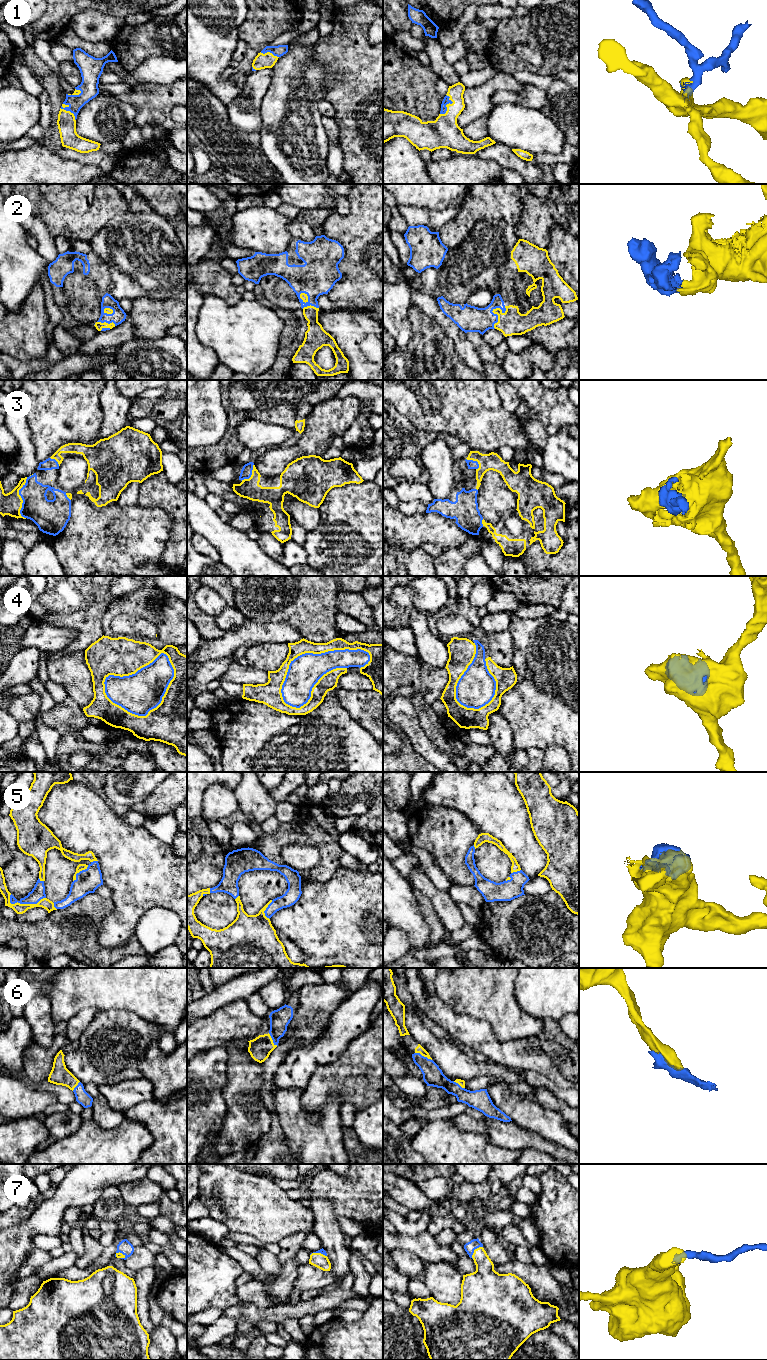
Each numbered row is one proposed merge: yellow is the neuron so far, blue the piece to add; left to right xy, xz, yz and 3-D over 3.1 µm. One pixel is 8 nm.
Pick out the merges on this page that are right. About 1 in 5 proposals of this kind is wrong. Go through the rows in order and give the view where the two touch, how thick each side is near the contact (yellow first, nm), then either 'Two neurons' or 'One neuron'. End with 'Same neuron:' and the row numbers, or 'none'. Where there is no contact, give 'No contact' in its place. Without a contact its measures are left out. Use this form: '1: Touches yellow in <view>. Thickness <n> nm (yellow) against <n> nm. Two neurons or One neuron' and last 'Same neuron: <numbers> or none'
1: Touches yellow in xy. Thickness 150 nm (yellow) against 150 nm. One neuron
2: Touches yellow in yz. Thickness 200 nm (yellow) against 200 nm. One neuron
3: Touches yellow in xy. Thickness 180 nm (yellow) against 240 nm. One neuron
4: Touches yellow in xz. Thickness 120 nm (yellow) against 260 nm. Two neurons
5: Touches yellow in xy. Thickness 90 nm (yellow) against 110 nm. One neuron
6: Touches yellow in yz. Thickness 60 nm (yellow) against 160 nm. One neuron
7: Touches yellow in yz. Thickness 220 nm (yellow) against 90 nm. One neuron
Same neuron: 1, 2, 3, 5, 6, 7

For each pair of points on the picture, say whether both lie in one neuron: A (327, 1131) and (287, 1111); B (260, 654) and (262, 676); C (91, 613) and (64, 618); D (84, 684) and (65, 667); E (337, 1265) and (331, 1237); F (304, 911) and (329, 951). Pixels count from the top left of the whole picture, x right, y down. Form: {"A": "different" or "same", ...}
{"A": "same", "B": "different", "C": "same", "D": "same", "E": "same", "F": "same"}

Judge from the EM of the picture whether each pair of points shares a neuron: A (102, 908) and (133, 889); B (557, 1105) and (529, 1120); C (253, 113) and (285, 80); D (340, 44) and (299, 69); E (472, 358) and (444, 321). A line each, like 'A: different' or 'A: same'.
A: different
B: different
C: different
D: different
E: same

